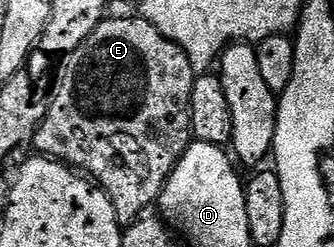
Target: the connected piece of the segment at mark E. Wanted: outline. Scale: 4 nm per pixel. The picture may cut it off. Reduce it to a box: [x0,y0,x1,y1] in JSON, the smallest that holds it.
[32,17,196,229]

